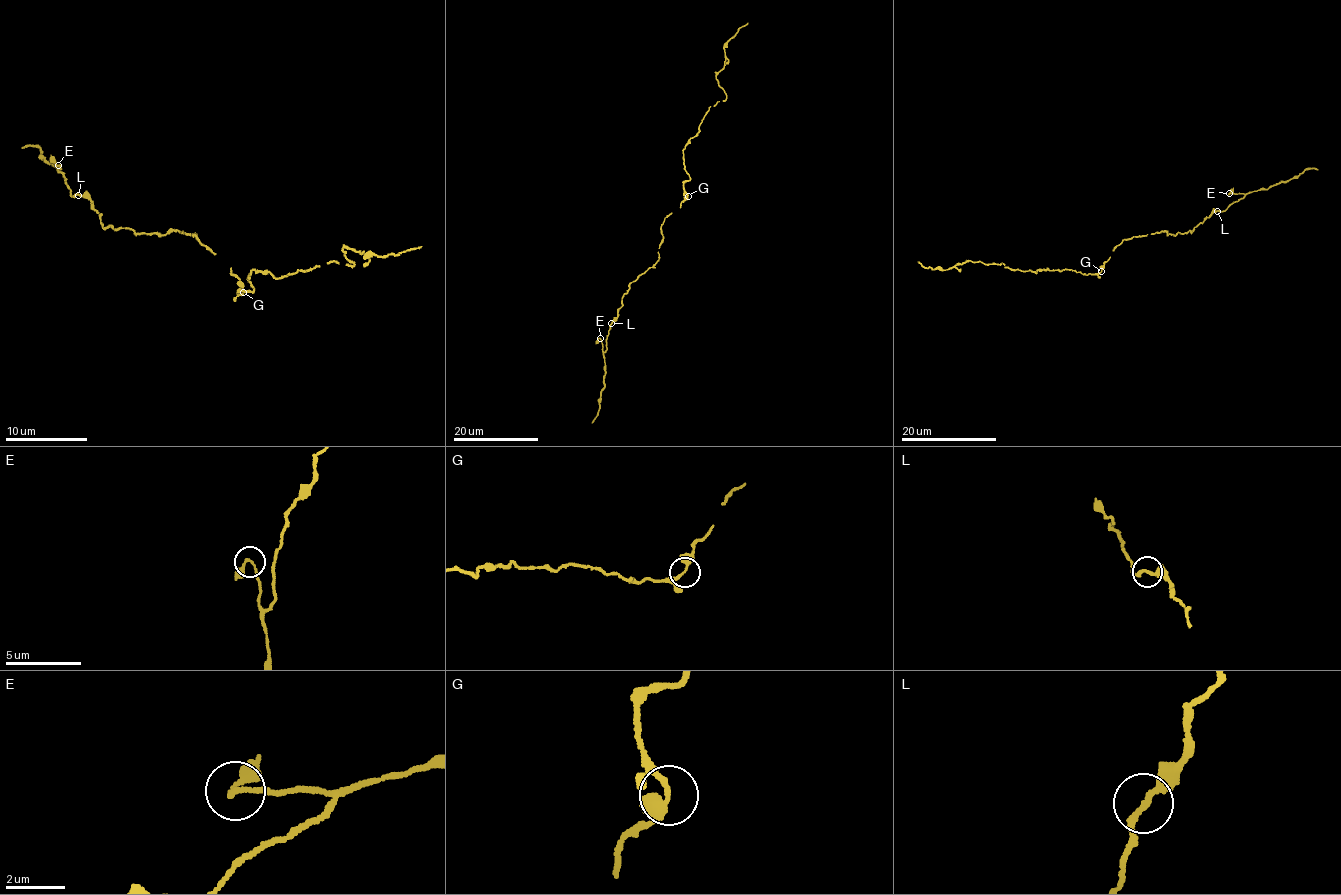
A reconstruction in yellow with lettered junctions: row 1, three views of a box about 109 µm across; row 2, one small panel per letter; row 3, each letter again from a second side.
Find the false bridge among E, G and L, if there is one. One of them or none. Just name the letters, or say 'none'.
none

